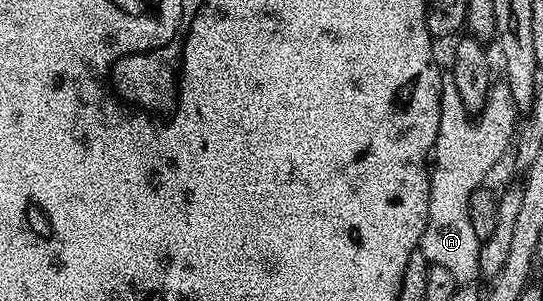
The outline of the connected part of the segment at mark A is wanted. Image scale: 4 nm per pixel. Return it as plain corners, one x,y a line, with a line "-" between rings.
451,82
442,83
439,134
431,153
427,226
423,230
419,251
430,264
444,266
458,285
472,285
473,279
481,276
479,254
482,240
475,236
471,226
469,199
473,191
486,183
485,175
500,162
501,155
510,151
518,124
519,113
505,82
494,83
484,108
473,119
467,115
456,86

